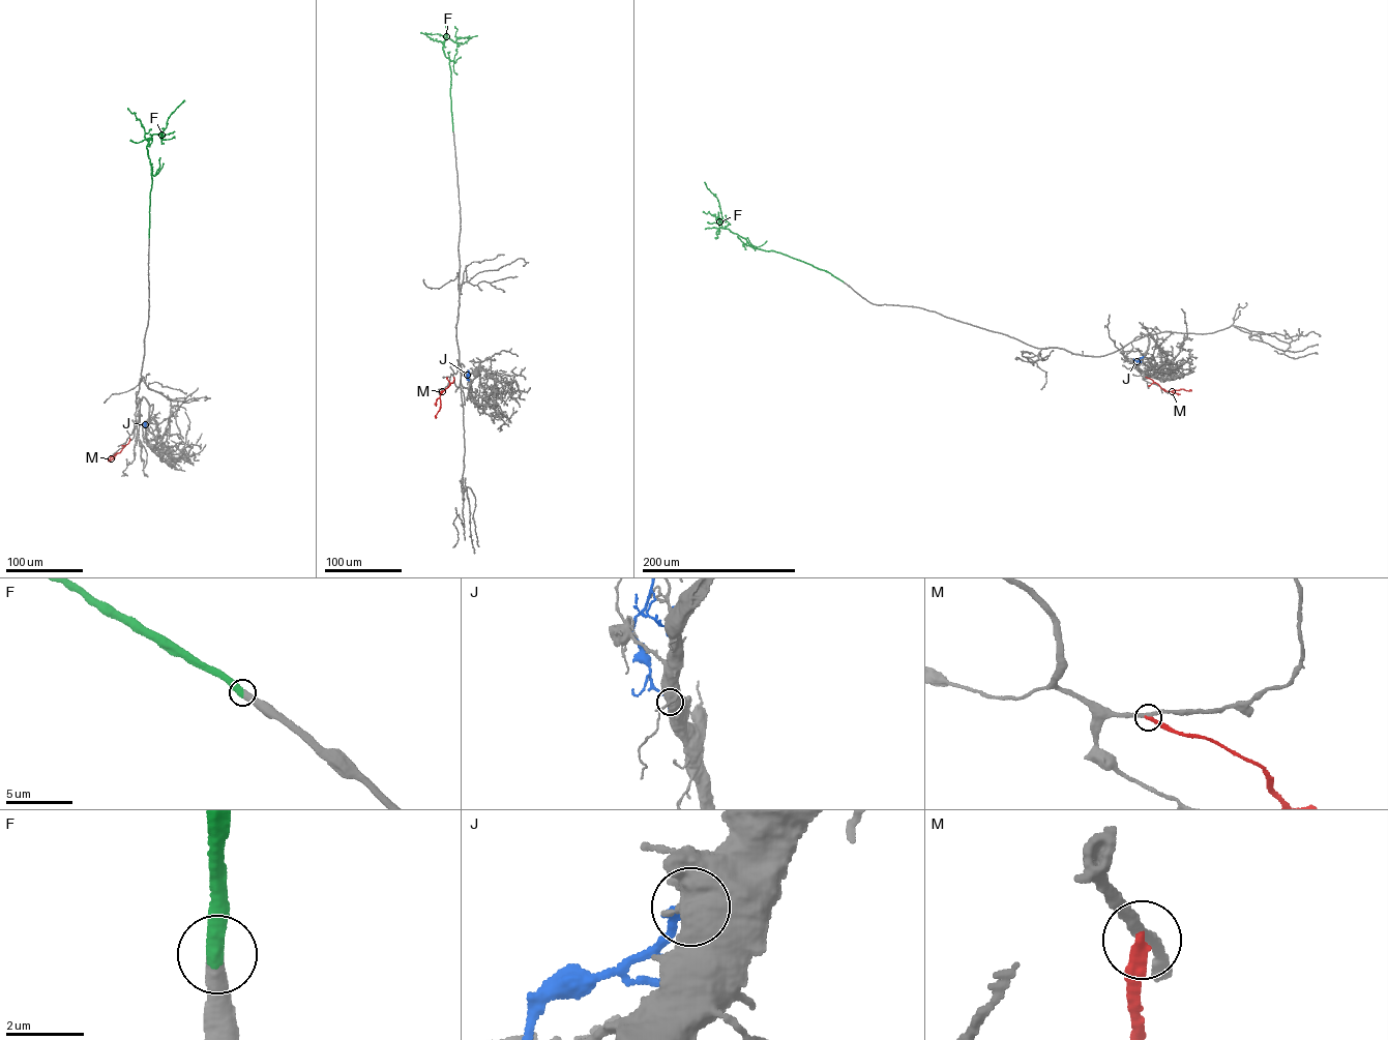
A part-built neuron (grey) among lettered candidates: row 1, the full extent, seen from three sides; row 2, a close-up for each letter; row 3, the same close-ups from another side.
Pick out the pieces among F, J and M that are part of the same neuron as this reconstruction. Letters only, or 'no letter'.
F

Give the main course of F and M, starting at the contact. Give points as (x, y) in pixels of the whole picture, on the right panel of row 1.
F: (843, 281), (787, 256), (754, 247), (745, 239), (720, 228), (718, 200), (705, 182)
M: (1146, 377), (1168, 391), (1191, 391)

